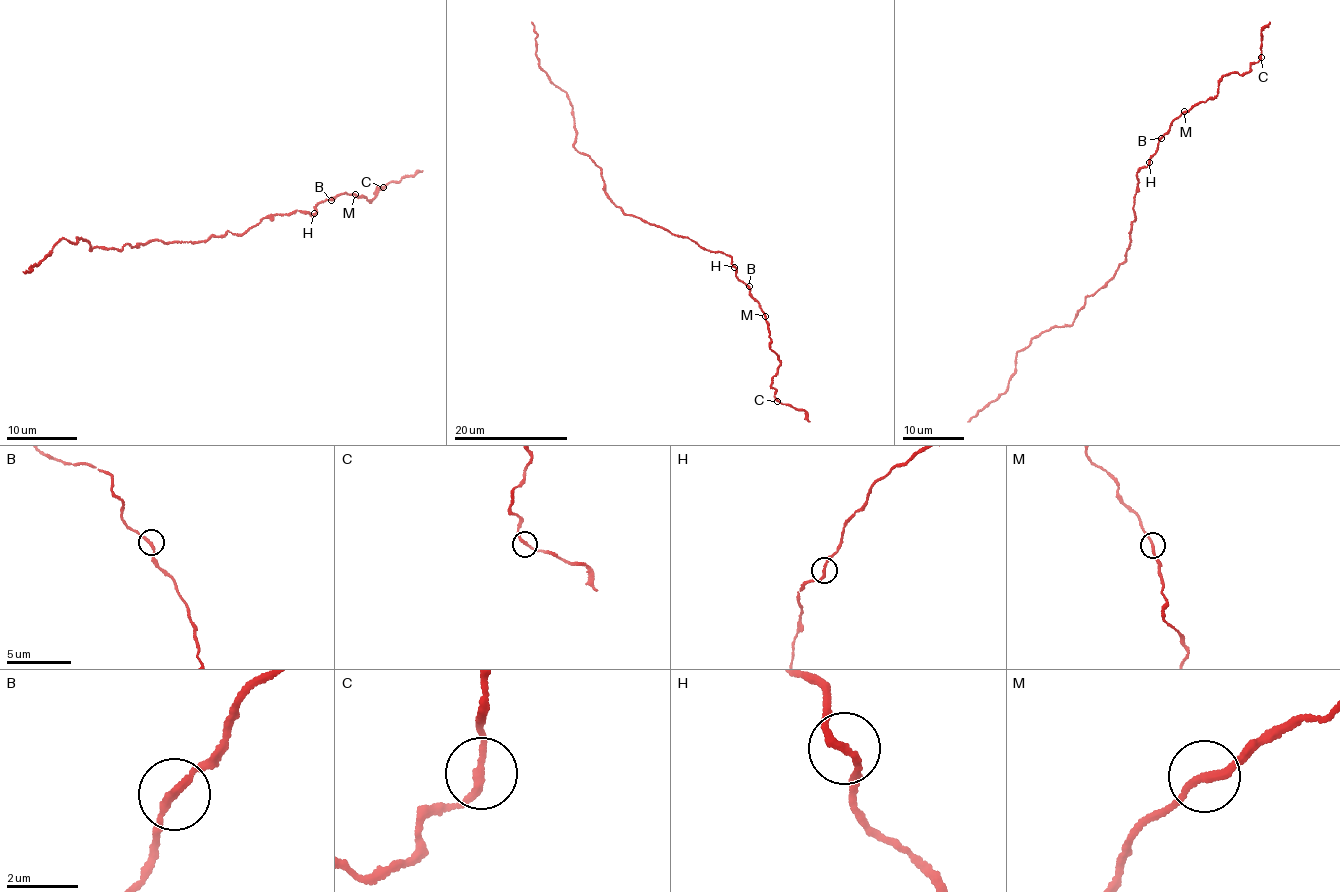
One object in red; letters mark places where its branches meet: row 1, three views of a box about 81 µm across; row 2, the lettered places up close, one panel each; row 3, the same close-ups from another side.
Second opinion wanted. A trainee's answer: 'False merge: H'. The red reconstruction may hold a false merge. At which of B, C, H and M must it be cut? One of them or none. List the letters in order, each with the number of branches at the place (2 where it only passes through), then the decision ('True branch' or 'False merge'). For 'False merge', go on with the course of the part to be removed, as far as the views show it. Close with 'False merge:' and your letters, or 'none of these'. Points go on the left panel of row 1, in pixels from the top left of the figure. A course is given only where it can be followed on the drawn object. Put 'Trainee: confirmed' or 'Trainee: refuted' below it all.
B: Branches: 2. True branch
C: Branches: 2. True branch
H: Branches: 2. True branch
M: Branches: 2. True branch
False merge: none of these
Trainee: refuted

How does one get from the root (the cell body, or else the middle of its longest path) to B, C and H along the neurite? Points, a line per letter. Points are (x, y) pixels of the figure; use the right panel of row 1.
B: (1132, 226), (1137, 171), (1146, 167), (1161, 138)
C: (1132, 226), (1137, 171), (1146, 167), (1172, 122), (1201, 102), (1212, 98), (1224, 75), (1249, 71), (1261, 57)
H: (1132, 226), (1137, 171), (1147, 167), (1149, 162)

